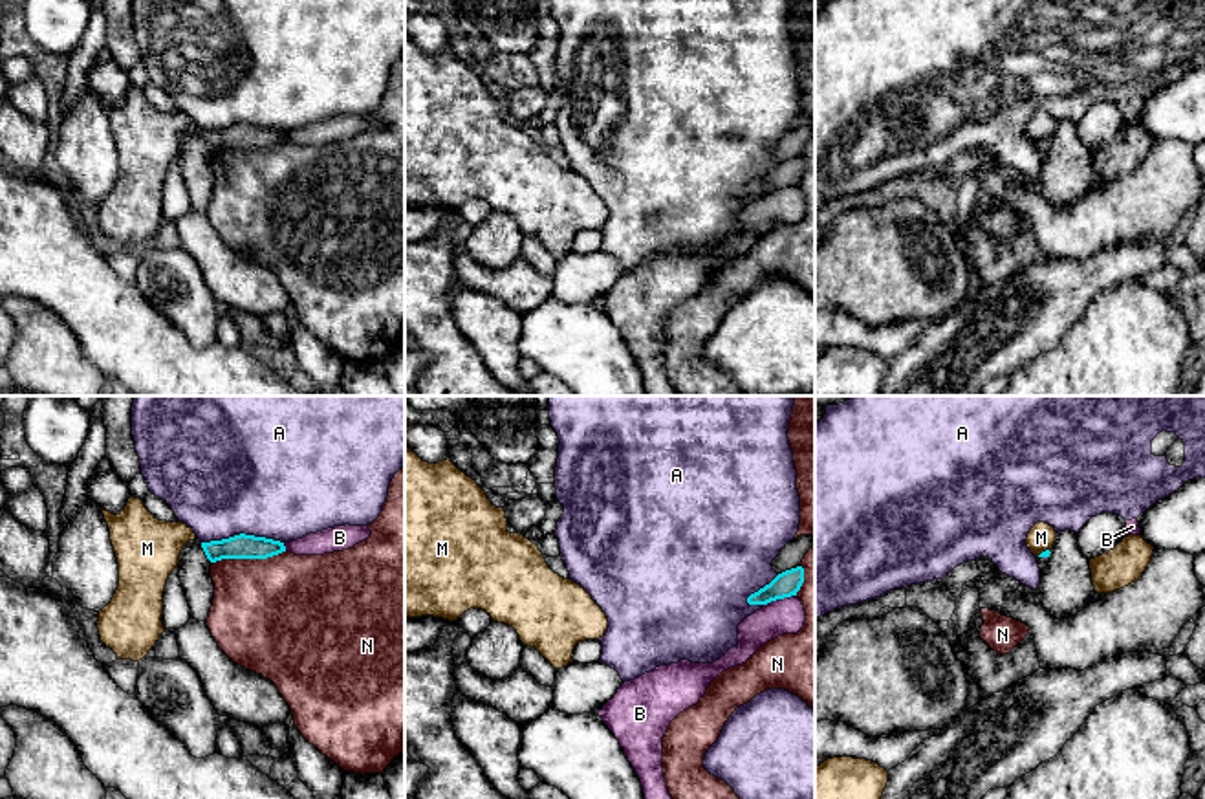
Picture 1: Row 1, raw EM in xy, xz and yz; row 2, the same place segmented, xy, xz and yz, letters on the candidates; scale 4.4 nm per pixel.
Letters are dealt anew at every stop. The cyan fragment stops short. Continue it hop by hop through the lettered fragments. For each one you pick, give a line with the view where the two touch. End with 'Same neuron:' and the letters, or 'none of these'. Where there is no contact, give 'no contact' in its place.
Same neuron: none of these

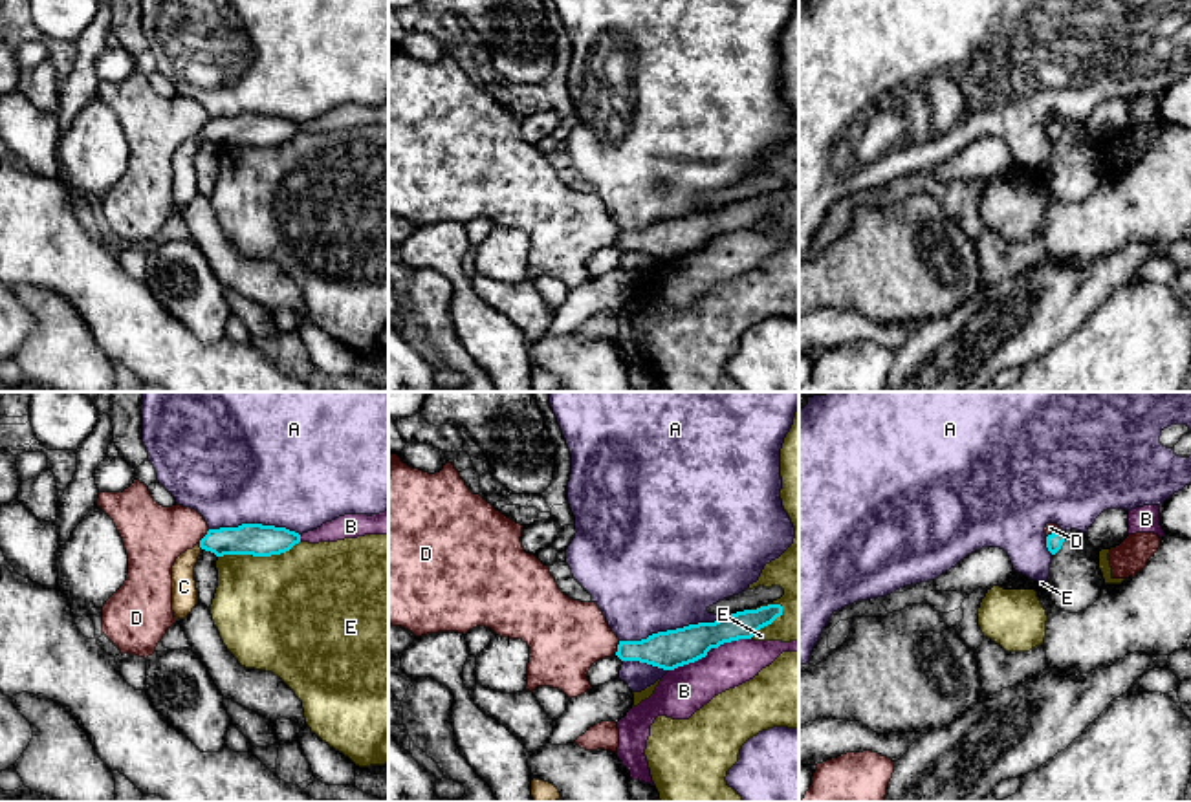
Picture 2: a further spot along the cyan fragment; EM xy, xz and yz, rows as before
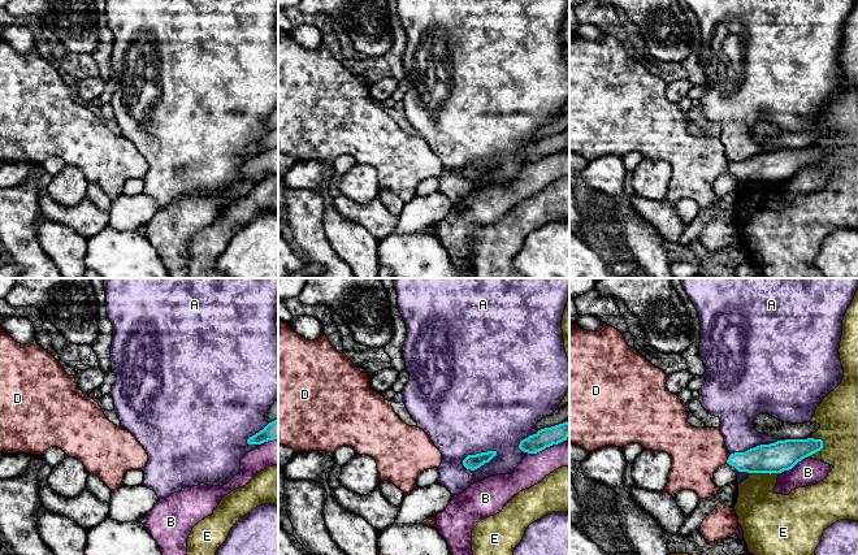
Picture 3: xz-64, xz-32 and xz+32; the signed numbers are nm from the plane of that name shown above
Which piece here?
C: meets cyan in xy
Same neuron: C

